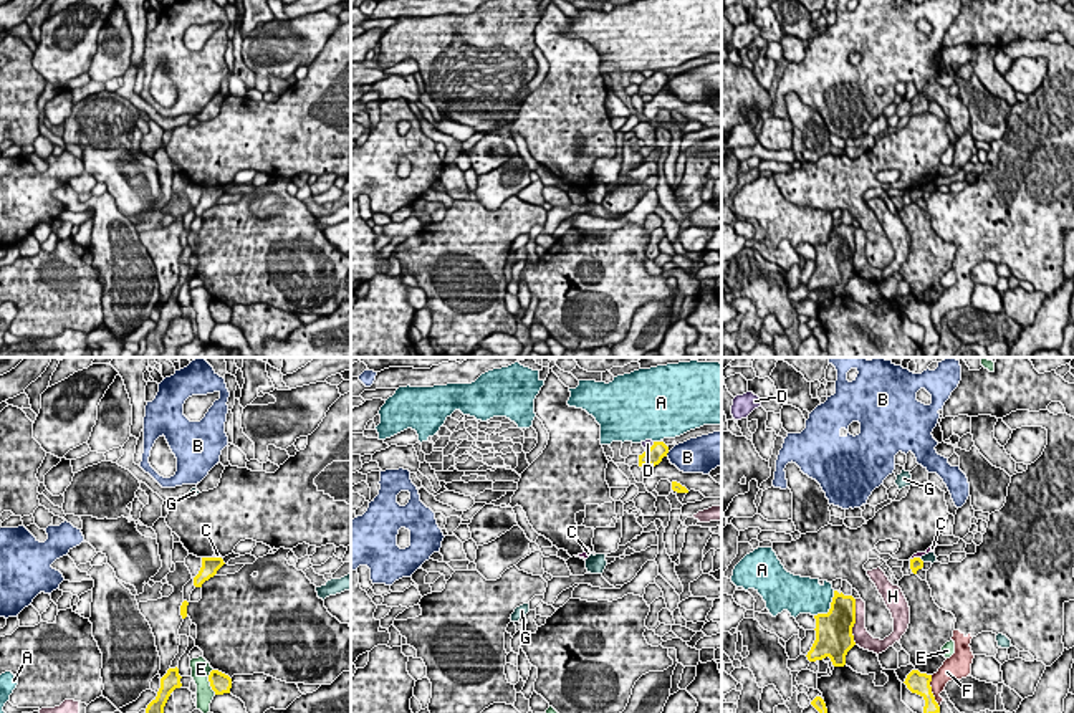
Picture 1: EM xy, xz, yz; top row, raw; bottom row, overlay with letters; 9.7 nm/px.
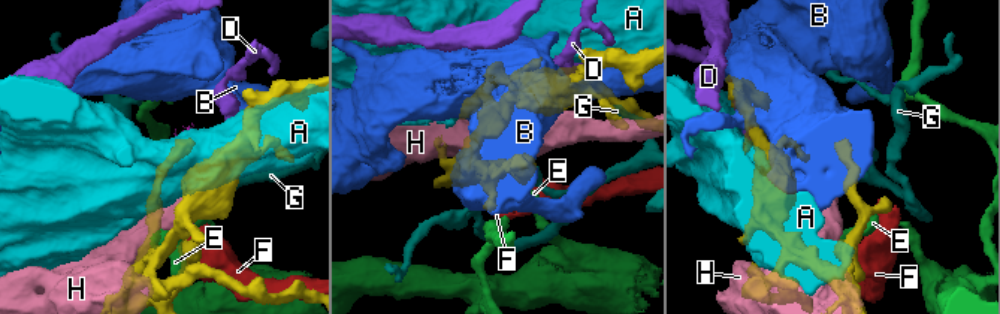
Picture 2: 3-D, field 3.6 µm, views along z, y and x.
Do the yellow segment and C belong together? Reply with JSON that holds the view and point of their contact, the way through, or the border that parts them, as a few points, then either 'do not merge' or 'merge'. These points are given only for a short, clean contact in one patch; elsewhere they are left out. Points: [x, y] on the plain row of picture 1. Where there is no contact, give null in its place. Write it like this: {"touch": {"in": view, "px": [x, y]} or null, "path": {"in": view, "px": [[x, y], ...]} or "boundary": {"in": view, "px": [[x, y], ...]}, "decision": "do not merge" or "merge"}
{"touch": {"in": "xy", "px": [217, 187]}, "boundary": {"in": "xy", "px": [[212, 186], [220, 187]]}, "decision": "do not merge"}

